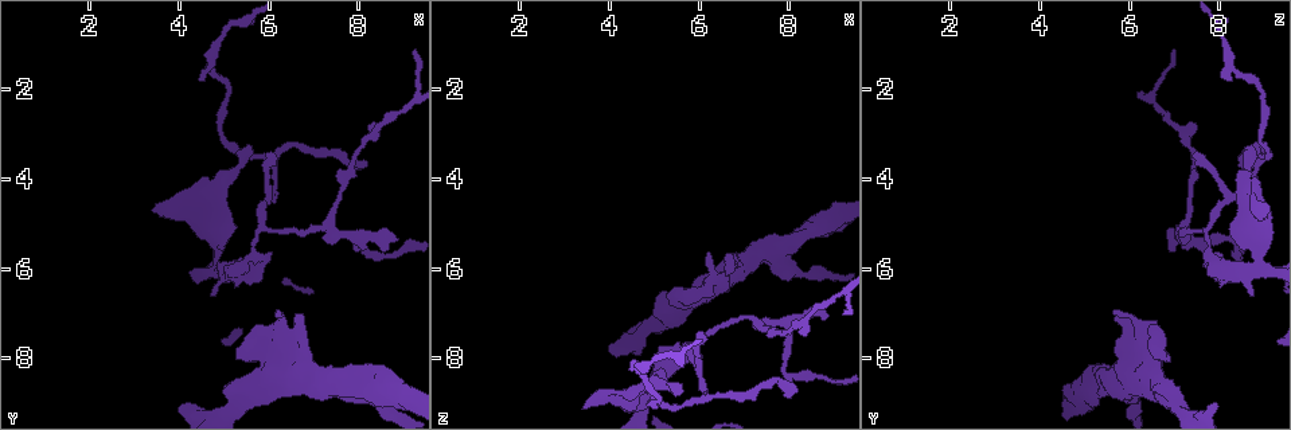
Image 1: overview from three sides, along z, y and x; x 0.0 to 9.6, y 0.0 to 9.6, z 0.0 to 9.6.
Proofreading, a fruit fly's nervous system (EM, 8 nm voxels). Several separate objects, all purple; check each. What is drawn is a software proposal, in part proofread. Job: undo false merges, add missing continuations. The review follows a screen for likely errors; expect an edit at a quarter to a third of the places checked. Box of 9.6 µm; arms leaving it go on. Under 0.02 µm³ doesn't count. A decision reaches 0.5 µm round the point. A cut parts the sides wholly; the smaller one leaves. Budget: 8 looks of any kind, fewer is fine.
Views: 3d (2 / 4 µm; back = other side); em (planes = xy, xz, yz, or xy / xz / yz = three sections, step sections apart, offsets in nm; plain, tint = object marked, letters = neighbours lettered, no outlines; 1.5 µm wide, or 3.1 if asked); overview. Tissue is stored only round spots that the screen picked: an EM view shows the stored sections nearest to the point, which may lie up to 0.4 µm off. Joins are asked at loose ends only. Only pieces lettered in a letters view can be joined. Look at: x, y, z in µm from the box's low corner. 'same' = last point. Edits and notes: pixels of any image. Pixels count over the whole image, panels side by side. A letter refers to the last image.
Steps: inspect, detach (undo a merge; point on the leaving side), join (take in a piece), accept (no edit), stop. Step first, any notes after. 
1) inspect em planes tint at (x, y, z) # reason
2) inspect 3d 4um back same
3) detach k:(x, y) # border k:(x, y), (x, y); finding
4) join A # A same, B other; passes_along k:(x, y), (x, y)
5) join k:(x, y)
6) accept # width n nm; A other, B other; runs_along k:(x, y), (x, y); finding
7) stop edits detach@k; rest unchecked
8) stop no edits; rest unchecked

inspect em 3.1um xz step 8 tint at (5.50, 3.25, 8.70) # branch stops here

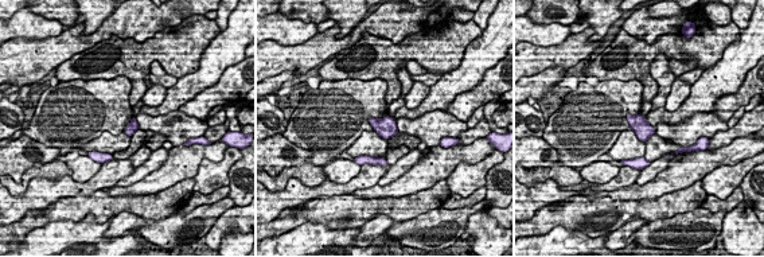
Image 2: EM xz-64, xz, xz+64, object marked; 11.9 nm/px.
inspect em 3.1um planes letters same # another direction

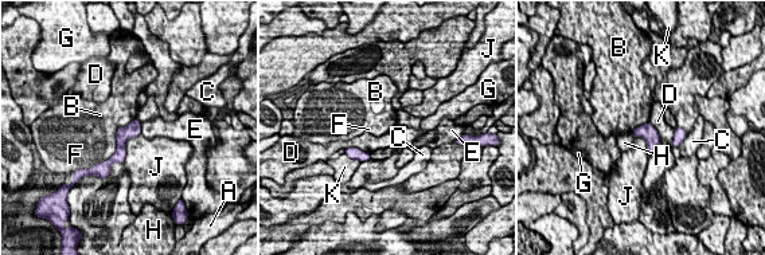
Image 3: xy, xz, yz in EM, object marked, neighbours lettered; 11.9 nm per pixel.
accept # A other, B other, C other, D other, E other, F other, G other, H other, J other, K other; border 3:(135, 118), (117, 129), (106, 160); no lettered piece goes on from it

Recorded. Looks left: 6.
inspect 3d 2um at (8.75, 5.25, 7.15) # an open end

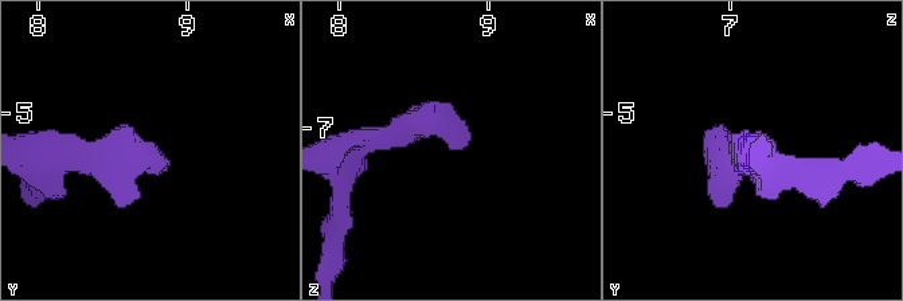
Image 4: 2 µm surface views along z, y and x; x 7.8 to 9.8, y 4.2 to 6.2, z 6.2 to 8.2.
inspect em yz step 4 tint at (8.80, 5.26, 7.14) # now the EM

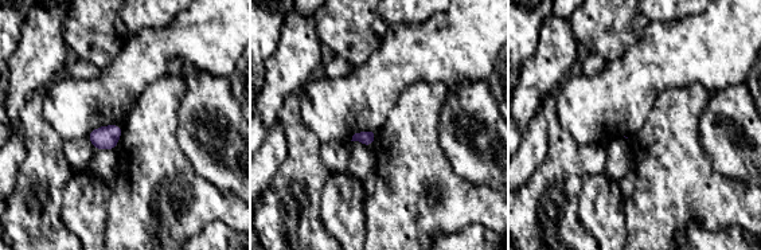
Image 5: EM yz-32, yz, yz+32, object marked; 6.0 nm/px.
inspect em planes letters same

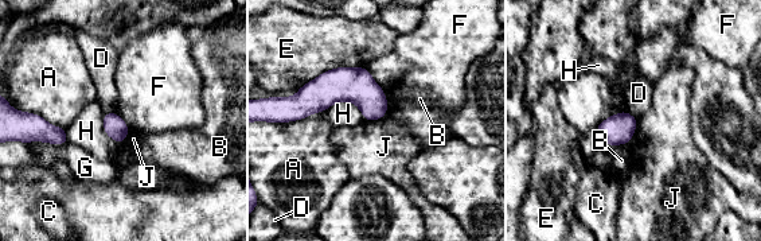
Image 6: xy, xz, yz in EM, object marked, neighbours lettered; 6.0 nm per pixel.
accept # A other, B other, C other, D other, E other, F other, G other, H other, J other; no lettered piece goes on from it

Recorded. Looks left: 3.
inspect em xz step 4 letters at (7.90, 3.80, 8.90) # branch stops here

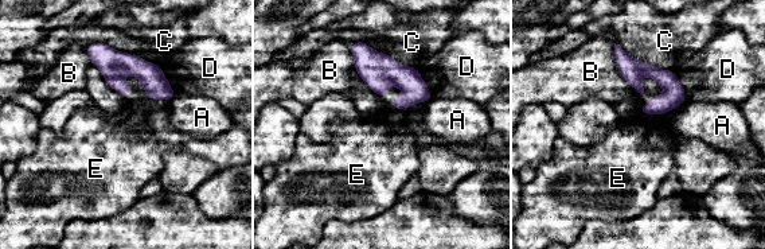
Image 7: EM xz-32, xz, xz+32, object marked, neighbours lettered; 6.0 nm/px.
inspect em planes letters same

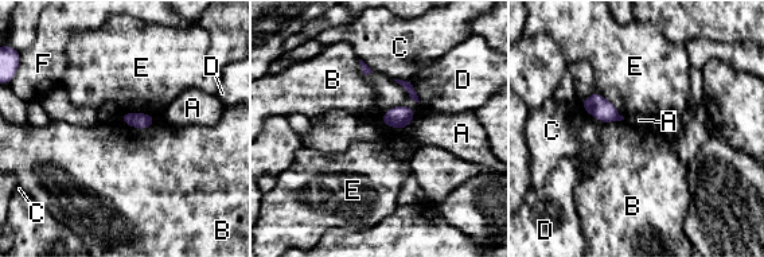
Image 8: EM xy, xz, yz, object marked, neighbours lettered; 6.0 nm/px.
accept # A other, B other, C other, D other, E other, F other; border 8:(414, 111), (392, 106), (381, 123); no lettered piece goes on from it

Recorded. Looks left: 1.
stop no edits; rest unchecked

